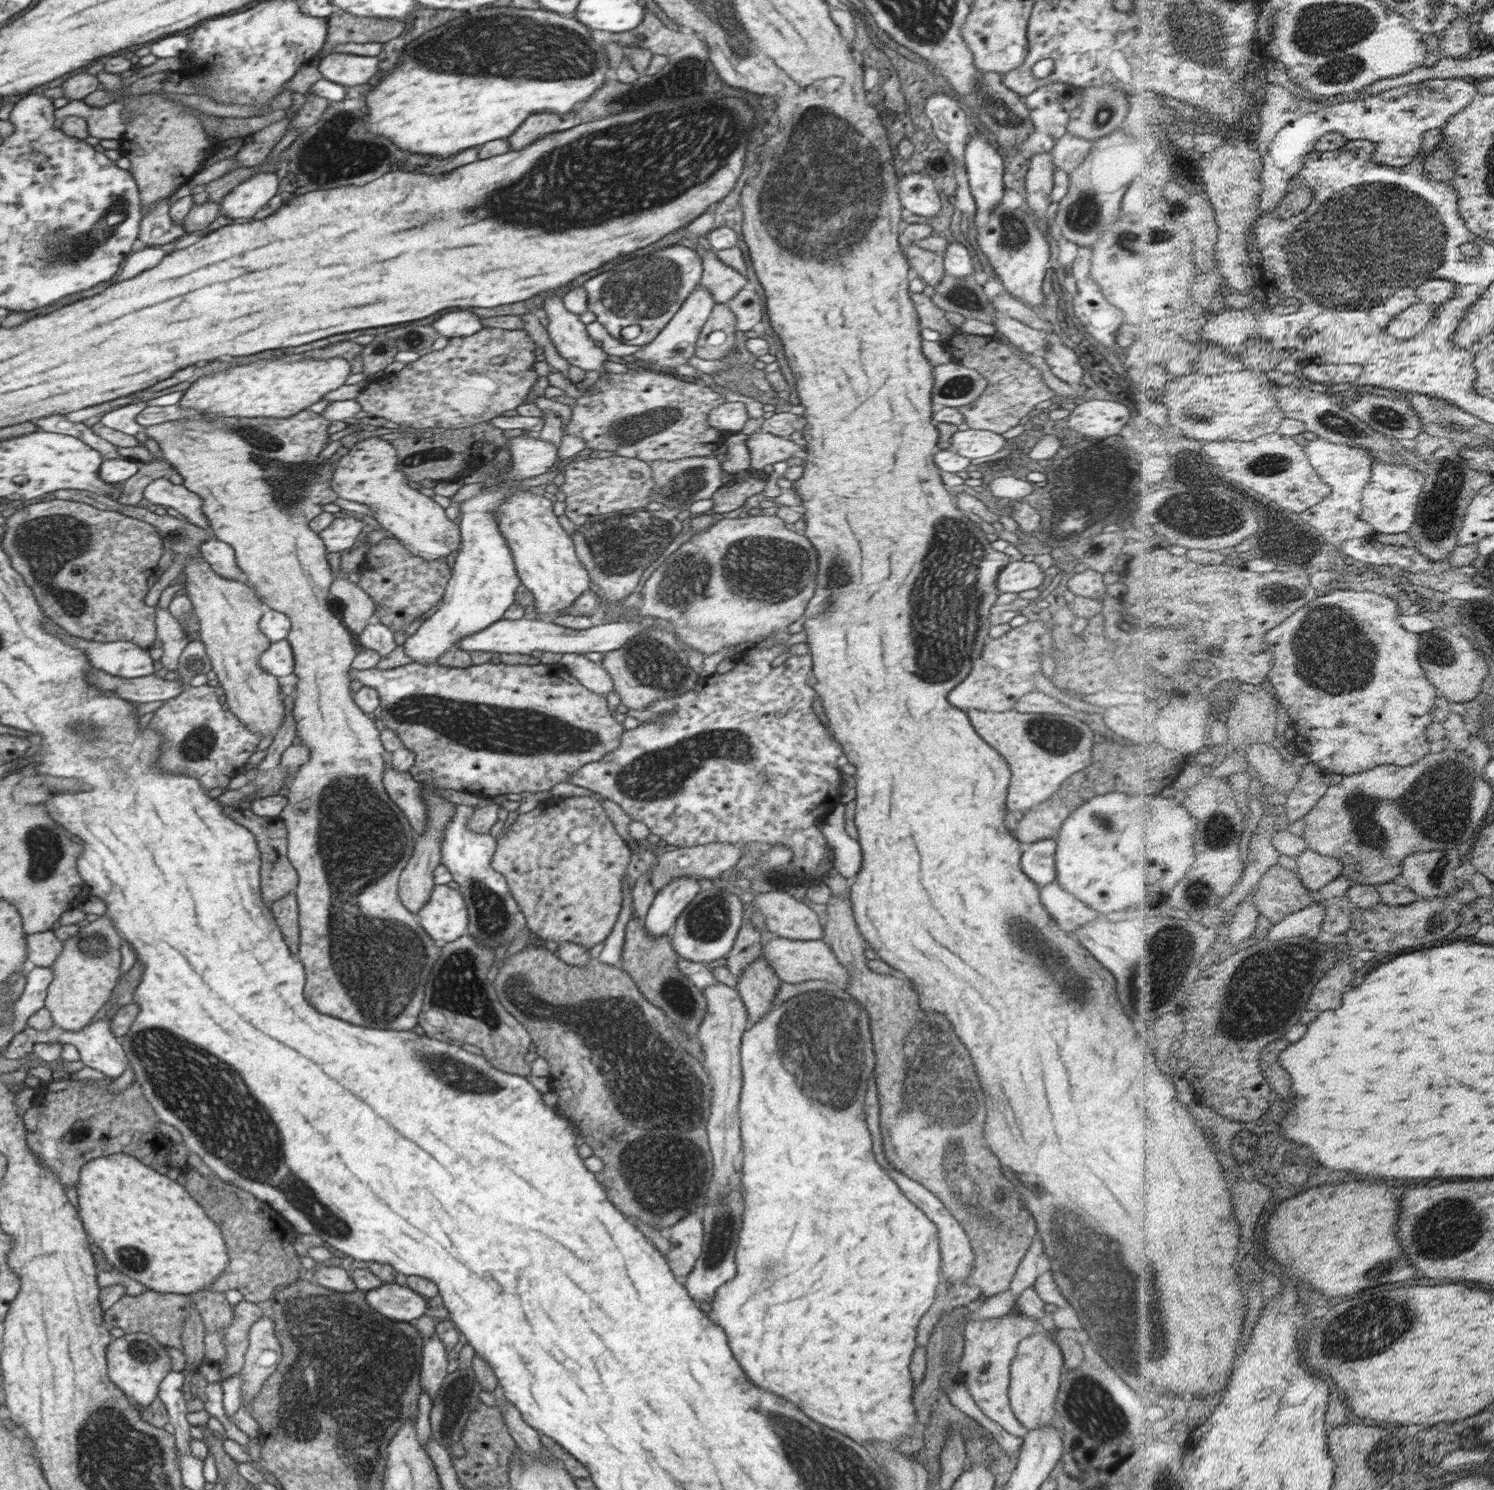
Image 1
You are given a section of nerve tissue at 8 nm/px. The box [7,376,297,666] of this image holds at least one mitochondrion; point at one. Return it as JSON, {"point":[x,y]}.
{"point":[45,546]}

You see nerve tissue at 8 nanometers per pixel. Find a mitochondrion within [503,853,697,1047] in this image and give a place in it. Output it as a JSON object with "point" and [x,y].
{"point":[679,1000]}

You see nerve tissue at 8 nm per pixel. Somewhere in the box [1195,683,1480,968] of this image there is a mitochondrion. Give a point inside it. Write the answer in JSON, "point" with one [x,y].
{"point":[1435,803]}

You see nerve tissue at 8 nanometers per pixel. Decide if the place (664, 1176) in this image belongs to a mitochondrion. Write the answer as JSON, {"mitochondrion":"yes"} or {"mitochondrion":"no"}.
{"mitochondrion":"yes"}

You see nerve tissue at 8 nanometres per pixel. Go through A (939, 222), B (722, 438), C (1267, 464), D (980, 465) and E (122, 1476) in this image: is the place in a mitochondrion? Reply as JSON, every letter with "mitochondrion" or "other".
{"A":"other","B":"other","C":"mitochondrion","D":"other","E":"mitochondrion"}

